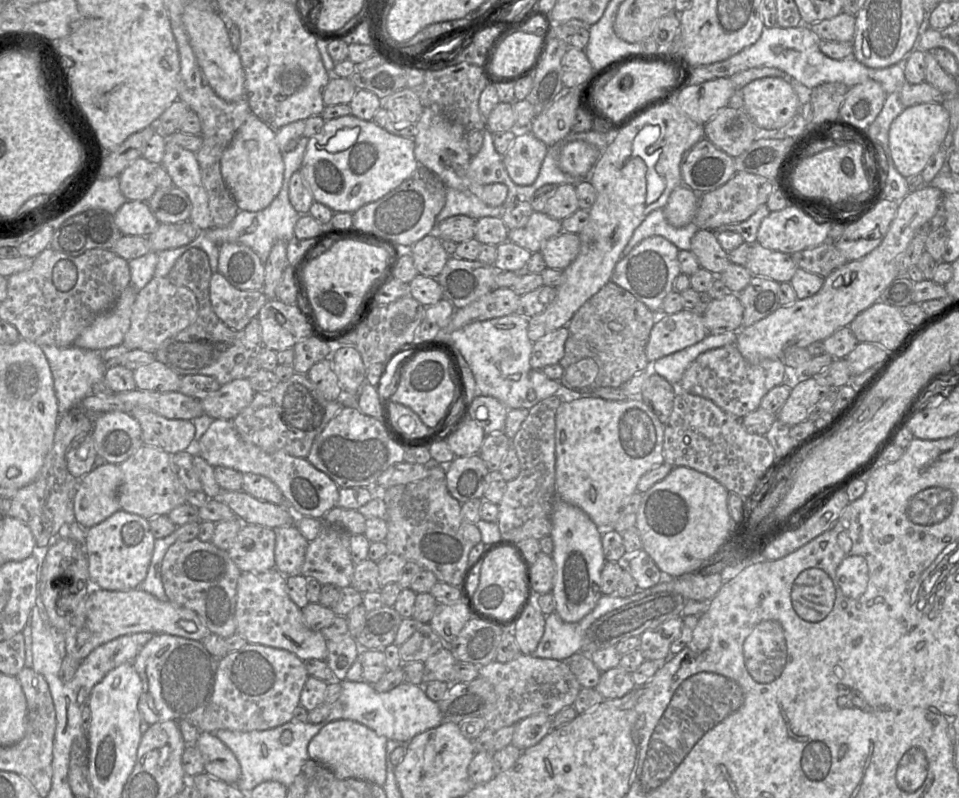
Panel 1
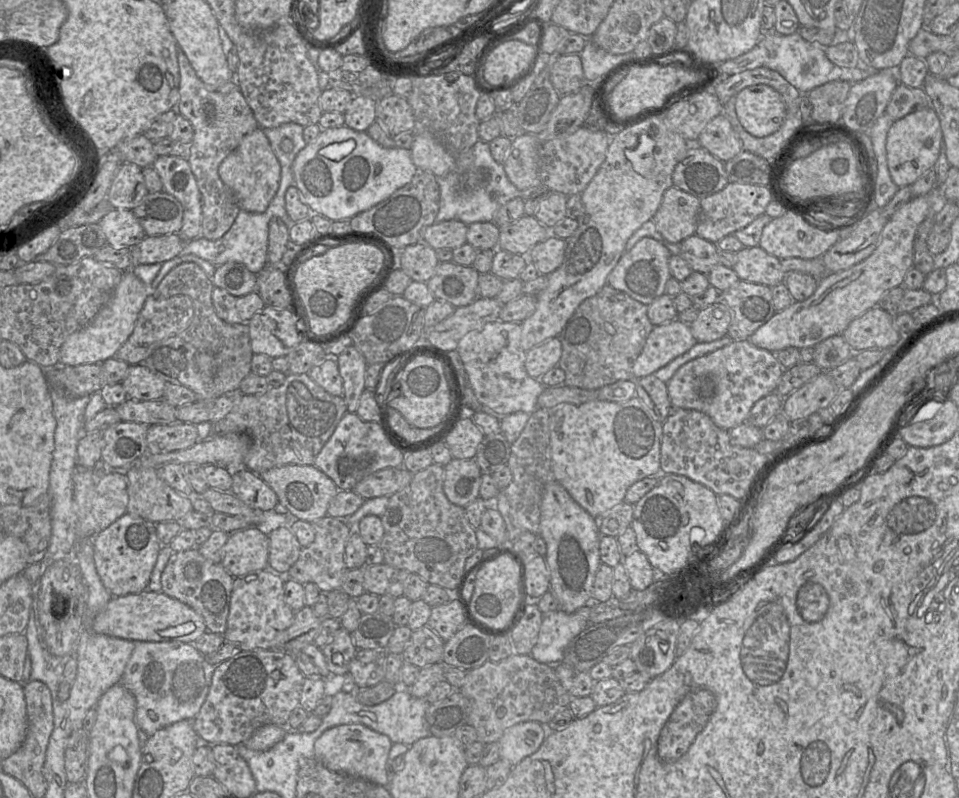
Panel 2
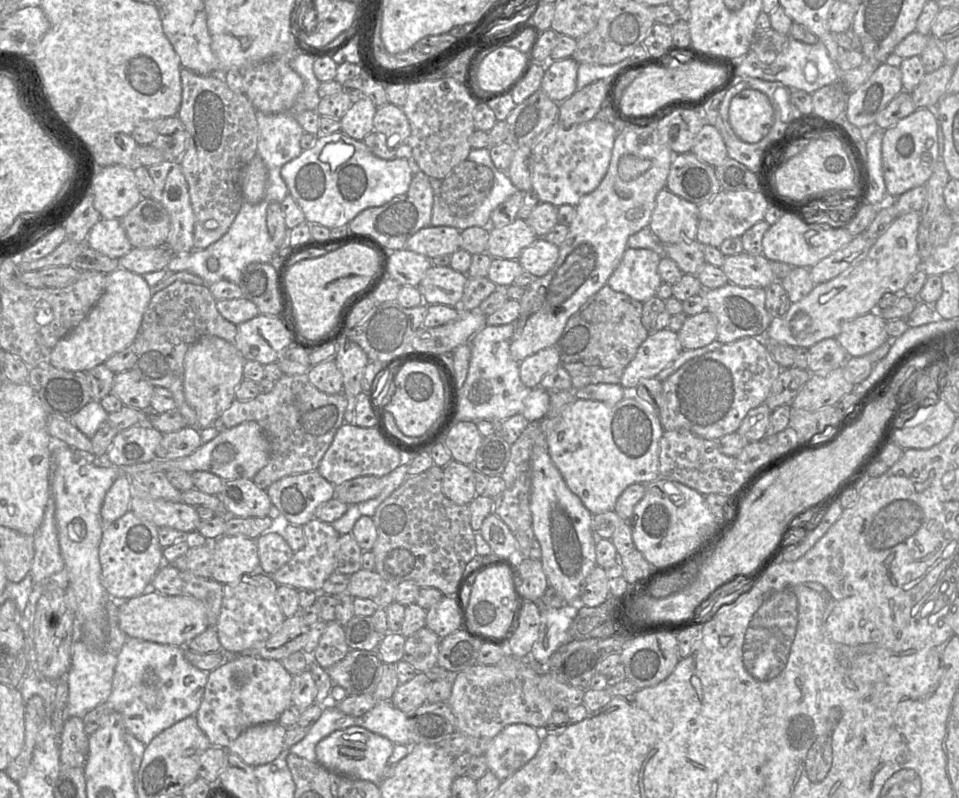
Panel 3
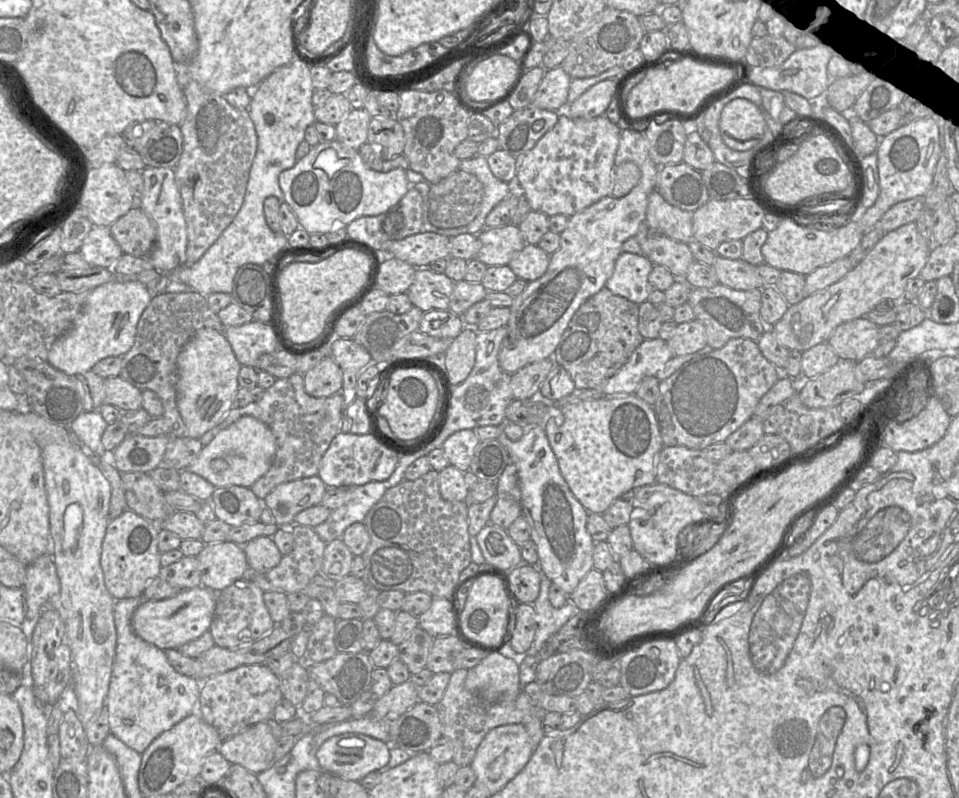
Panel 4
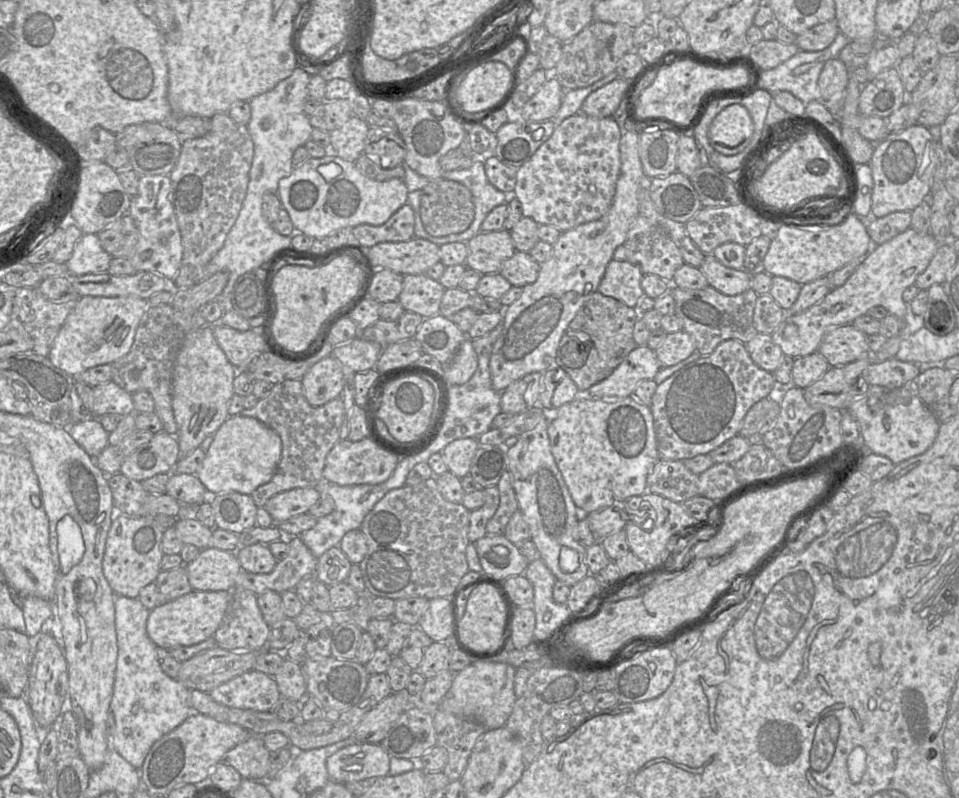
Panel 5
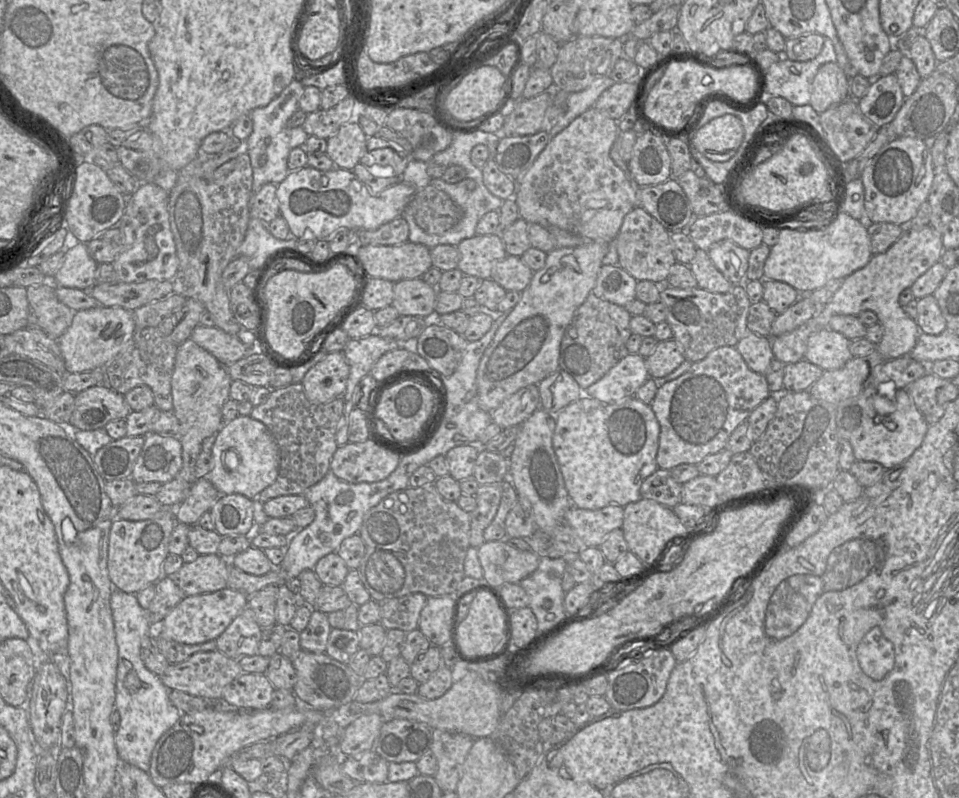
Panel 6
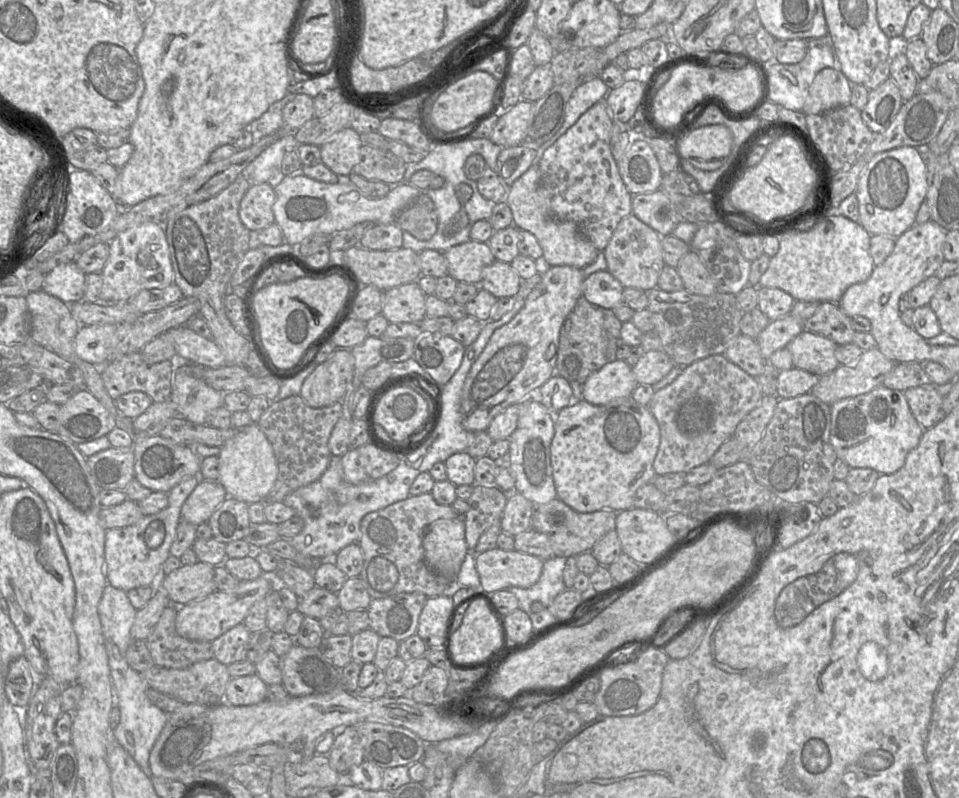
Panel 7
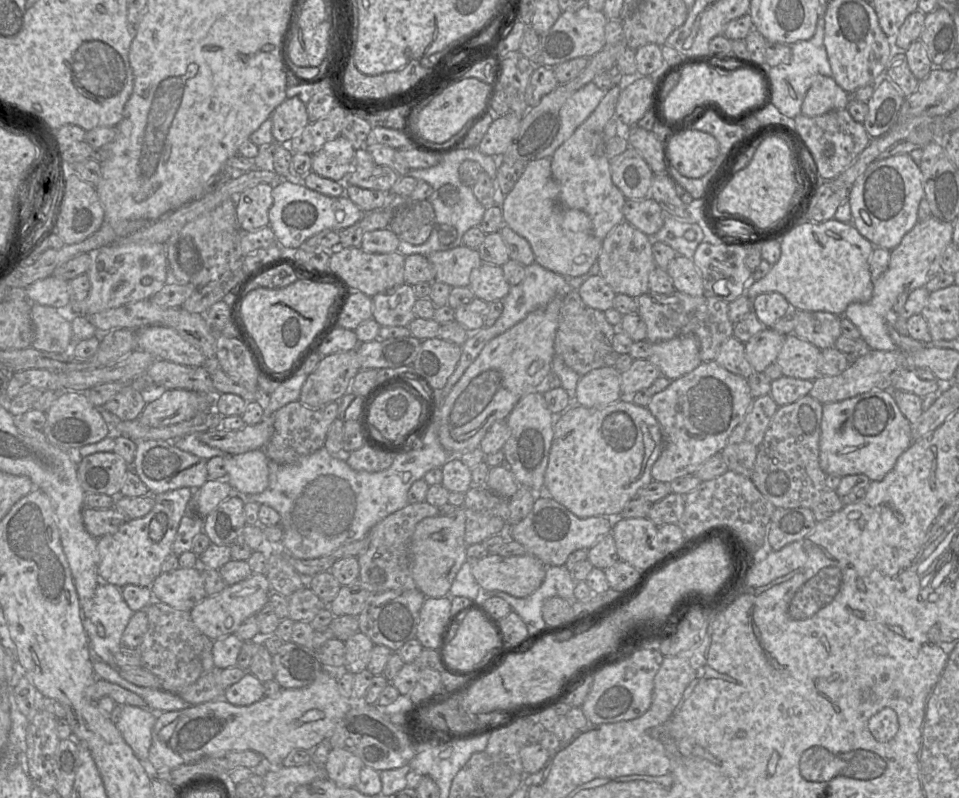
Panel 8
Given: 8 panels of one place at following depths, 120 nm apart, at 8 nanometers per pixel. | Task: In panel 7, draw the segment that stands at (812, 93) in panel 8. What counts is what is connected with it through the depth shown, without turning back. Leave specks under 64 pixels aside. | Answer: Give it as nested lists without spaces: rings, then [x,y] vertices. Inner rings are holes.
[[[838,67],[820,70],[808,89],[802,112],[814,115],[849,104],[851,87]]]

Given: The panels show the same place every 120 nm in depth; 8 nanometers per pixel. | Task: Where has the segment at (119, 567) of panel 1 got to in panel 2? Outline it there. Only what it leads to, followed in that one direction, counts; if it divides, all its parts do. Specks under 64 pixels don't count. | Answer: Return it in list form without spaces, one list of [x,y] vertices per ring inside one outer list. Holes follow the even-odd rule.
[[[124,514],[93,538],[94,564],[104,587],[113,596],[125,596],[148,590],[152,570],[162,547],[155,523],[139,516]]]

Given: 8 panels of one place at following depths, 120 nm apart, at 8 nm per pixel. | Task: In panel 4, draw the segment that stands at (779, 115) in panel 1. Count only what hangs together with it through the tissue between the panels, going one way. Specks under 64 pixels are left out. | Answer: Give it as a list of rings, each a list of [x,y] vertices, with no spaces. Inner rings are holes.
[[[736,98],[722,109],[719,129],[724,143],[736,151],[749,150],[759,143],[766,130],[763,110],[745,98]]]

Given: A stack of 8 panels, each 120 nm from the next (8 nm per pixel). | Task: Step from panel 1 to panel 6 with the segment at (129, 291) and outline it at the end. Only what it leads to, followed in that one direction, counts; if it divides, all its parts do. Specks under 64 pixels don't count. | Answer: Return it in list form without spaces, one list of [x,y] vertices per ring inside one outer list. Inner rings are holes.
[[[103,306],[76,311],[70,326],[57,339],[66,373],[102,370],[118,355],[135,332],[133,310],[119,306]]]

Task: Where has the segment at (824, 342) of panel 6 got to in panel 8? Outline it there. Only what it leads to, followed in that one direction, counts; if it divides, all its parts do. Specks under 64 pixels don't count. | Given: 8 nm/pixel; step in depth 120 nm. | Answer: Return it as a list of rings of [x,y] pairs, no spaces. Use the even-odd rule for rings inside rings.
[[[794,333],[786,336],[776,363],[783,376],[814,381],[820,376],[821,350]]]

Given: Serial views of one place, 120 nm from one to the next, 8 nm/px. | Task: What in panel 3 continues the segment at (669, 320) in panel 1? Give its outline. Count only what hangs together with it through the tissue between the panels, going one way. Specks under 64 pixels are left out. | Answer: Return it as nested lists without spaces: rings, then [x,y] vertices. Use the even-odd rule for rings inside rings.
[[[664,328],[649,334],[624,369],[619,384],[625,390],[635,390],[641,380],[655,378],[682,350],[678,332]]]

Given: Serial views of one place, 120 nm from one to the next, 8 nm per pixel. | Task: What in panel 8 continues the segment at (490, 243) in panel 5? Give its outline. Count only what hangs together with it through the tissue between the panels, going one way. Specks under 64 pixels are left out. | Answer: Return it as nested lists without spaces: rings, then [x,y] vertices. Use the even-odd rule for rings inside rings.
[[[461,245],[427,256],[434,268],[435,280],[451,287],[469,287],[471,272],[483,264],[477,249]]]

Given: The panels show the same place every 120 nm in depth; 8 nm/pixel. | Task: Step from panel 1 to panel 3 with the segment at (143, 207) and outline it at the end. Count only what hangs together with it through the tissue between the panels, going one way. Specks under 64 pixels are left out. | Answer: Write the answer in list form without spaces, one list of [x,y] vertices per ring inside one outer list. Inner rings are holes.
[[[101,218],[91,228],[86,241],[89,247],[112,259],[121,258],[133,248],[120,219]]]

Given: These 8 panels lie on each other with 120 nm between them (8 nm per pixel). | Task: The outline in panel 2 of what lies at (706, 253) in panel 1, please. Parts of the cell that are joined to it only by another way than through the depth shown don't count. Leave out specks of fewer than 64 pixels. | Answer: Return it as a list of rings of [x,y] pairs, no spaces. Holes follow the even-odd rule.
[[[693,234],[680,242],[679,255],[686,260],[693,271],[708,274],[719,264],[717,243]]]

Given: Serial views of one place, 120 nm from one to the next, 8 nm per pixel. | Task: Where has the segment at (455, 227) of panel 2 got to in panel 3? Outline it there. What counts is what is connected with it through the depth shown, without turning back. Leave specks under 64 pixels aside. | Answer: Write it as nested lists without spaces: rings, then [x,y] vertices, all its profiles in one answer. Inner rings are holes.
[[[429,226],[418,230],[406,242],[405,249],[428,258],[452,255],[461,249],[461,231],[451,226]]]

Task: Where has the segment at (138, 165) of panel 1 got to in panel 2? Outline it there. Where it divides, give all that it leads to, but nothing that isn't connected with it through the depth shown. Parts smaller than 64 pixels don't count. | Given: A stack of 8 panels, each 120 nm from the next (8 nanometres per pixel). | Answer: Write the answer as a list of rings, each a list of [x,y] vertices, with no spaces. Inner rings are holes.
[[[123,162],[112,180],[106,199],[112,208],[132,210],[148,193],[142,168]]]

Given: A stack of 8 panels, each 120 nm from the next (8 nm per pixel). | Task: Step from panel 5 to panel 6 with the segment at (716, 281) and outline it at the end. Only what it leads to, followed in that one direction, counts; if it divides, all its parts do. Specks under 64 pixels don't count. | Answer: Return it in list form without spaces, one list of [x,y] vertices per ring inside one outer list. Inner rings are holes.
[[[697,248],[695,256],[688,266],[693,272],[699,288],[713,293],[727,293],[735,286],[717,269],[707,251]]]

